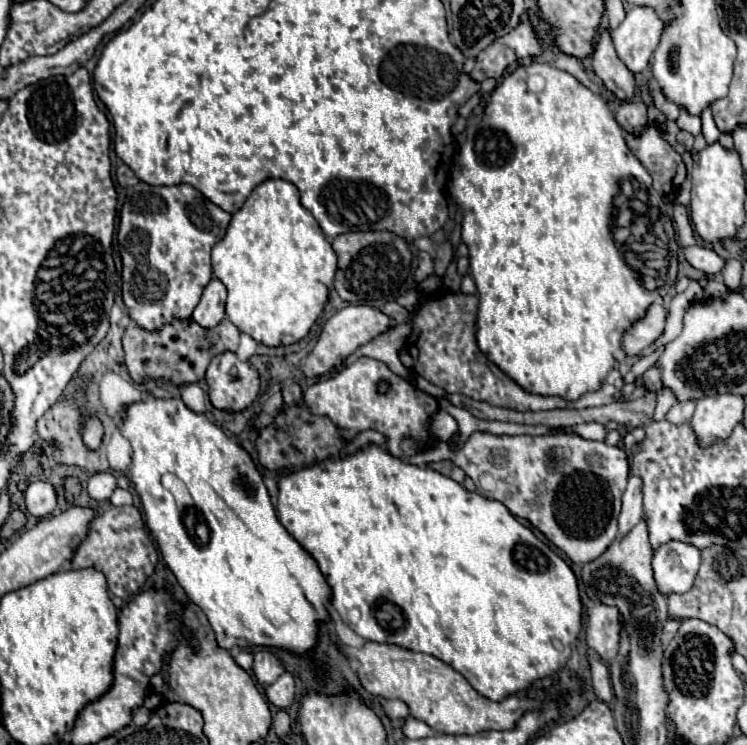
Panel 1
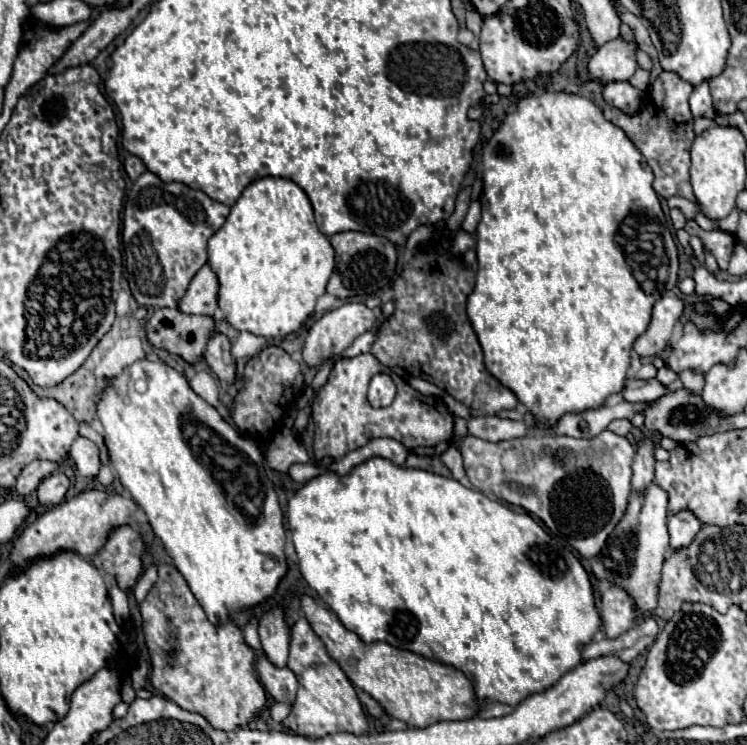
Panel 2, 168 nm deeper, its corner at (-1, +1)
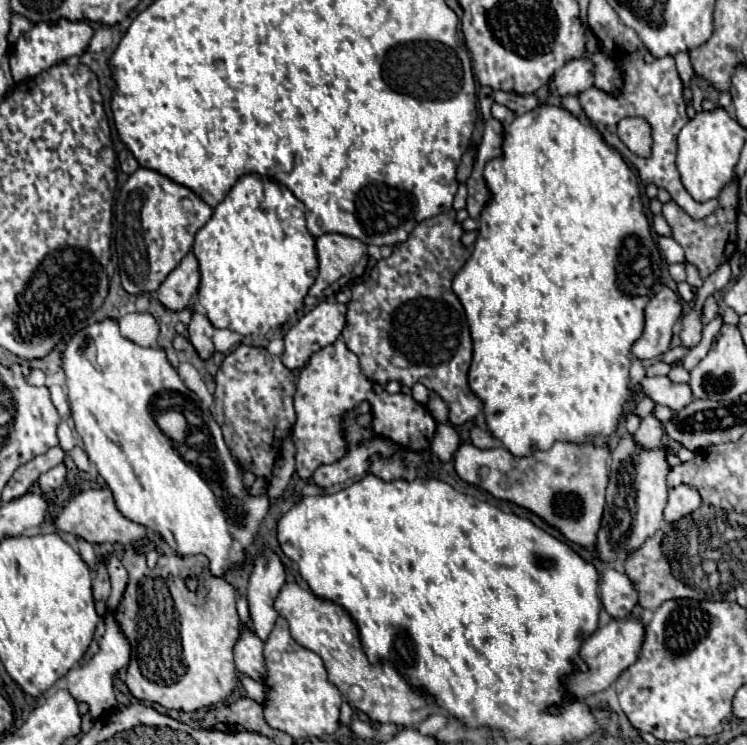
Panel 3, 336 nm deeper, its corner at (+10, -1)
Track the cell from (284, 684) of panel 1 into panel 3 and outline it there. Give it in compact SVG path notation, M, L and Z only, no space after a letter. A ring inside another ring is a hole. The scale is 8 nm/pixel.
M242 629L240 637L236 641L236 647L234 647L234 659L236 659L236 669L242 675L264 685L268 669L264 663L262 647L264 647L264 643L260 643L260 639L256 639L256 635L252 631Z

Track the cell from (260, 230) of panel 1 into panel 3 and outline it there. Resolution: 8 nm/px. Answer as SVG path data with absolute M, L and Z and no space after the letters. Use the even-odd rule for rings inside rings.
M252 173L252 175L244 175L242 179L238 179L238 183L232 187L232 191L224 197L224 201L214 209L212 219L196 233L196 241L192 247L192 253L196 255L198 263L200 263L200 289L198 289L198 301L206 311L206 317L210 319L210 323L218 329L230 329L236 331L240 335L266 335L268 331L272 331L274 327L286 323L302 305L308 289L314 285L316 277L318 277L318 255L316 255L316 241L310 235L310 231L306 229L306 217L304 217L304 205L292 195L292 191L288 191L284 185L278 183L270 183L266 179L262 179L260 175Z

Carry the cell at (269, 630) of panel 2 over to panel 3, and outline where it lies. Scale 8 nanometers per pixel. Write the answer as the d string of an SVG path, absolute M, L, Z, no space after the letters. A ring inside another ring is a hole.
M266 549L260 557L254 559L254 571L250 575L248 585L248 605L250 605L250 619L254 633L268 641L278 611L274 609L274 601L284 587L284 567L276 553Z

